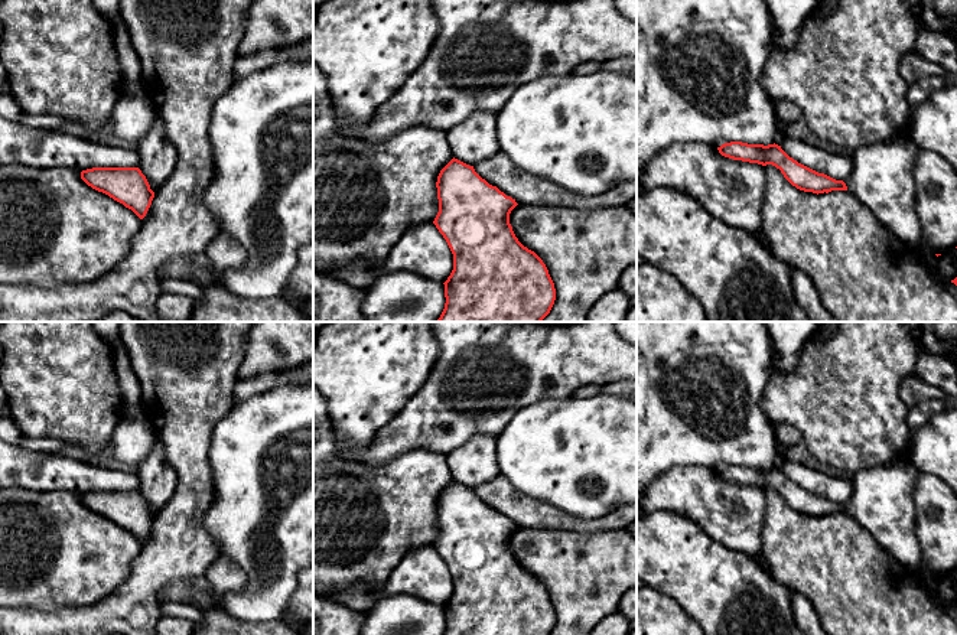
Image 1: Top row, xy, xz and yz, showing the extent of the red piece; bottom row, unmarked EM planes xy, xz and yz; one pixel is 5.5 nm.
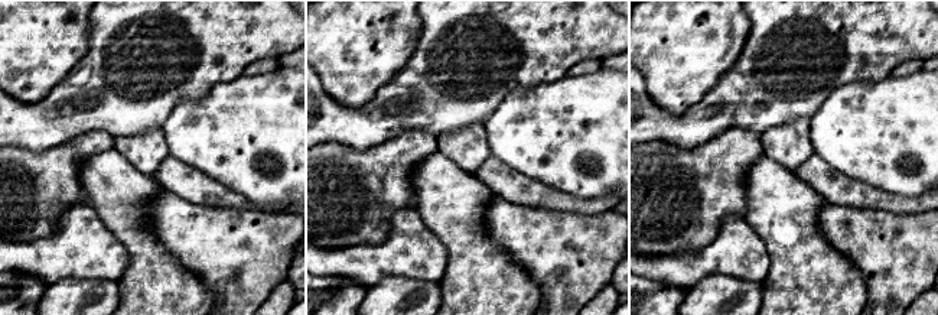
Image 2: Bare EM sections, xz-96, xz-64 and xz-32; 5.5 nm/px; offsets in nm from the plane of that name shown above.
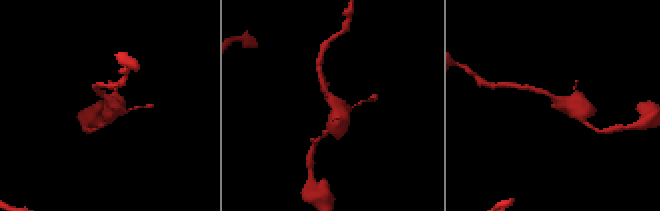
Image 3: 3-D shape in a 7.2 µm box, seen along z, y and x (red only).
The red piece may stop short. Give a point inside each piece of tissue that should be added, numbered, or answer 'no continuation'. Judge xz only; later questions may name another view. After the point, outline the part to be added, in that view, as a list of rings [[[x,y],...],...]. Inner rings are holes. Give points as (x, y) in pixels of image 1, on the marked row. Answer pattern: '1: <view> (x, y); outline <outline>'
no continuation

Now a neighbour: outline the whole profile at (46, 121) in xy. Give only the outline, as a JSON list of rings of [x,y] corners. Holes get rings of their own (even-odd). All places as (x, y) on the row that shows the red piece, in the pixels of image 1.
[[[23,114],[17,123],[32,128],[58,130],[71,121],[51,114]]]

